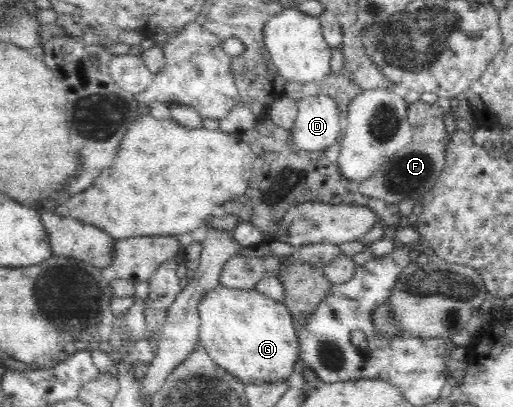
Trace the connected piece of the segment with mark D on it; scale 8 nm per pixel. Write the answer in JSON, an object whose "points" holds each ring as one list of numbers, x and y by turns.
{"points":[[320,94,305,95,297,103,298,116,290,130,292,142,306,152,335,144,340,135,338,120,344,112,340,104]]}

